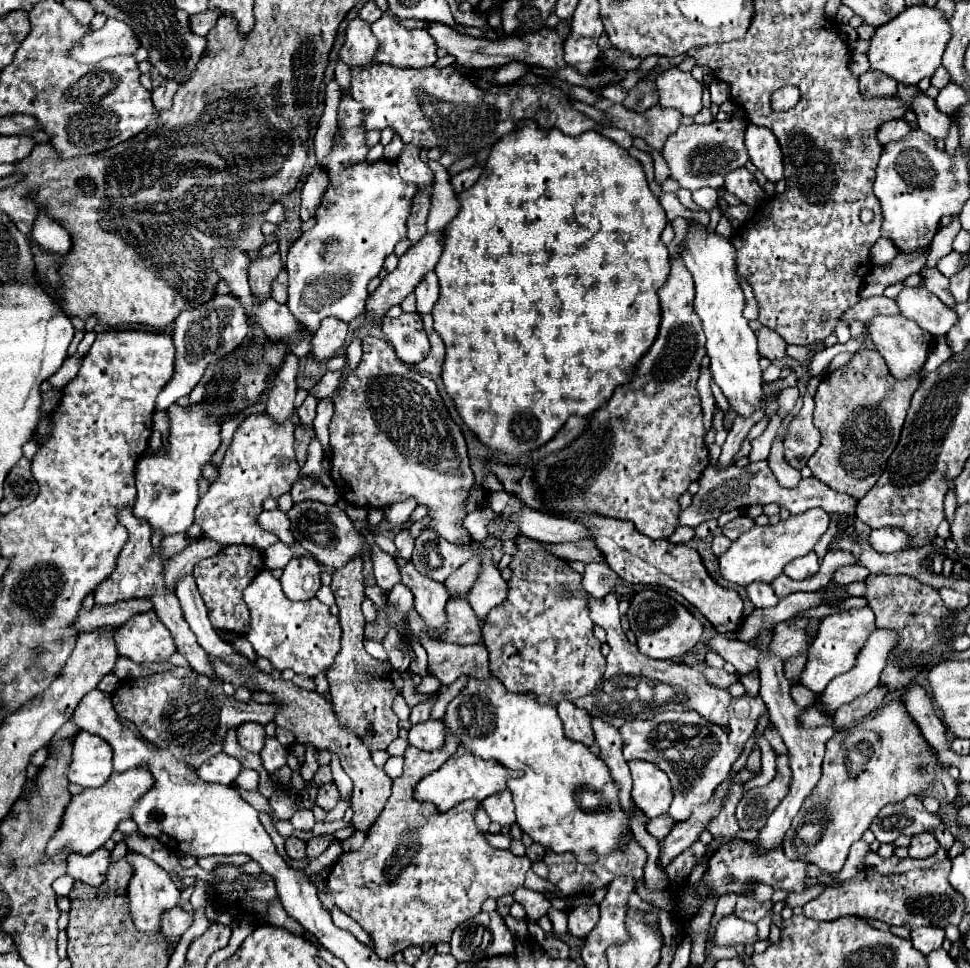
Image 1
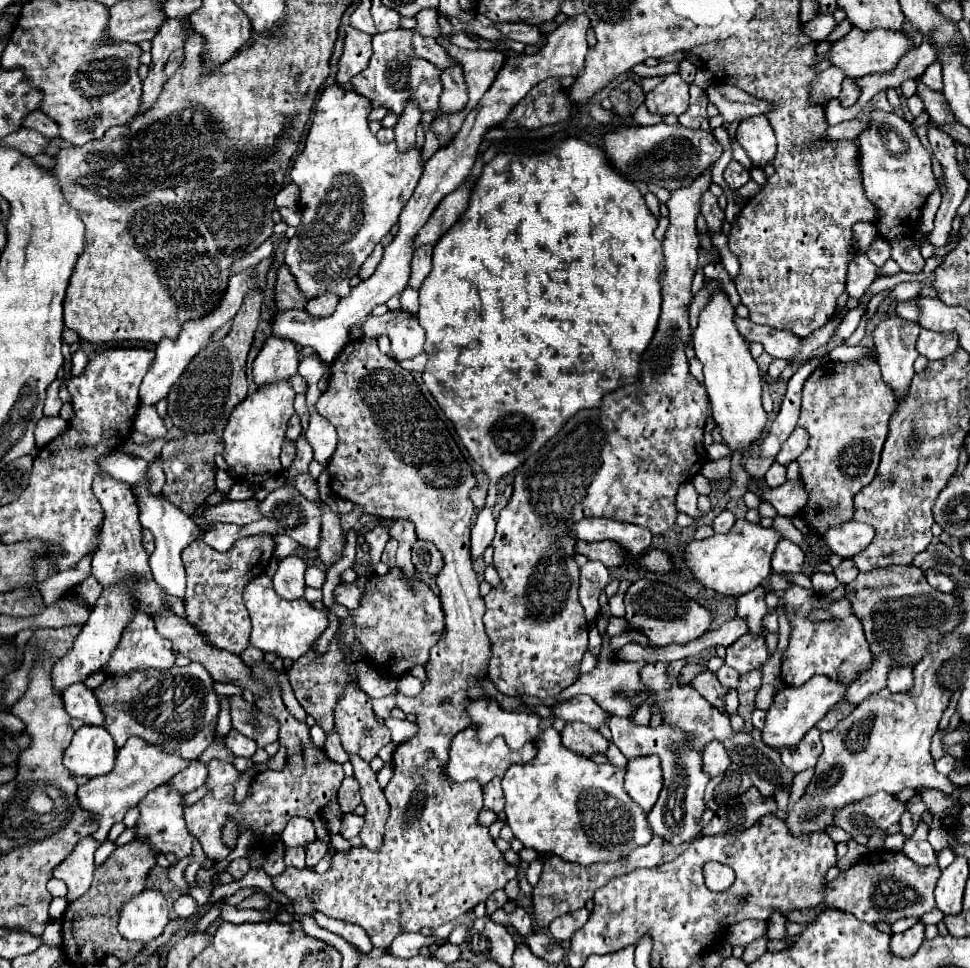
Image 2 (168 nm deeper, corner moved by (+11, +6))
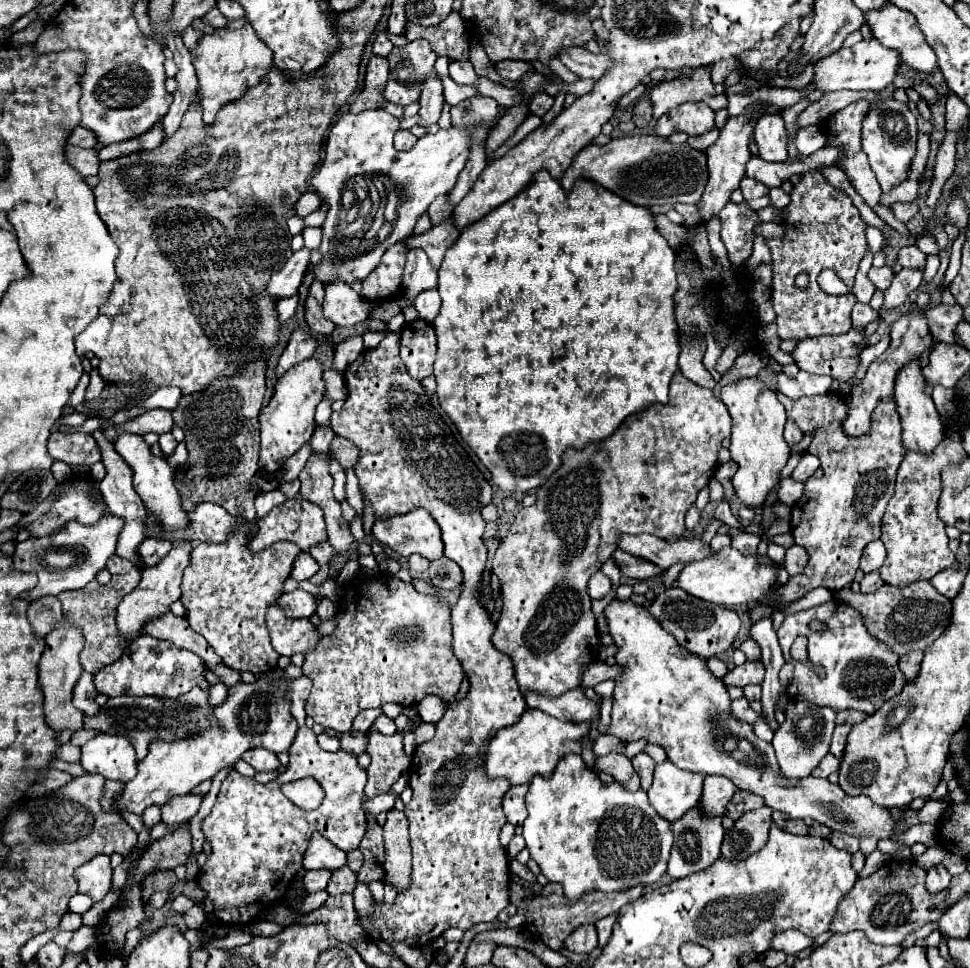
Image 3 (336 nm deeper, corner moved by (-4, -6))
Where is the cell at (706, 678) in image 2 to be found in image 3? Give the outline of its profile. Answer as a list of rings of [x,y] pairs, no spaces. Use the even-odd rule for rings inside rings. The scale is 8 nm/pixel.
[[[747,698],[733,700],[731,708],[733,708],[735,718],[739,718],[739,720],[743,720],[743,722],[747,722],[747,724],[753,724],[753,722],[759,720],[759,714],[749,706],[749,700],[747,700]]]

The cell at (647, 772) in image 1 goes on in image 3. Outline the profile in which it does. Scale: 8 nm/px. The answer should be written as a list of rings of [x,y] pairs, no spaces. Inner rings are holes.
[[[665,760],[655,768],[655,778],[647,792],[649,802],[661,818],[675,822],[699,802],[703,778],[703,774],[679,770],[673,762]]]

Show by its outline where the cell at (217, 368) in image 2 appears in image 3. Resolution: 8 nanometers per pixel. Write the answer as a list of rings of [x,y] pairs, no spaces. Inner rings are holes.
[[[259,358],[257,362],[253,360],[247,364],[245,372],[233,378],[219,378],[215,380],[209,388],[183,396],[173,410],[173,420],[175,426],[179,426],[185,432],[185,446],[189,452],[187,462],[175,470],[175,486],[181,494],[181,502],[185,510],[195,510],[197,504],[201,502],[213,502],[229,510],[229,514],[241,516],[245,520],[255,520],[255,498],[257,490],[251,484],[251,478],[259,470],[259,410],[263,406],[263,396],[265,396],[265,362]]]

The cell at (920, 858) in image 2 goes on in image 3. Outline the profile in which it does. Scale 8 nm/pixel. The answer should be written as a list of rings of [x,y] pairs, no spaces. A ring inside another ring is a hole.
[[[939,864],[939,866],[931,868],[931,870],[927,872],[927,880],[925,880],[927,892],[929,892],[929,894],[937,894],[937,892],[947,890],[949,880],[951,880],[951,874],[945,870],[945,866],[943,866],[943,864]]]

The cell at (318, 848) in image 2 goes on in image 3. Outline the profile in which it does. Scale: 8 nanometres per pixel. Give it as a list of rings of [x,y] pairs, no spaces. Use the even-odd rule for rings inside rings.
[[[345,866],[345,868],[333,872],[333,876],[331,876],[331,880],[329,880],[329,886],[327,886],[327,892],[329,892],[331,896],[345,894],[345,892],[347,892],[347,894],[353,894],[355,884],[357,884],[357,874],[355,874],[349,866]]]

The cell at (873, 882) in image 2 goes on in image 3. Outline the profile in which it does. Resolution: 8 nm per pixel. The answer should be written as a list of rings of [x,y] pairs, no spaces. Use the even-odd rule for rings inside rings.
[[[889,860],[885,866],[881,866],[875,874],[859,878],[855,886],[841,898],[837,906],[837,914],[829,926],[829,932],[851,932],[861,930],[869,940],[875,944],[901,944],[903,938],[911,932],[921,928],[923,924],[937,922],[941,918],[939,914],[939,902],[945,900],[945,892],[941,894],[927,894],[925,890],[925,870],[919,868],[913,860]]]

